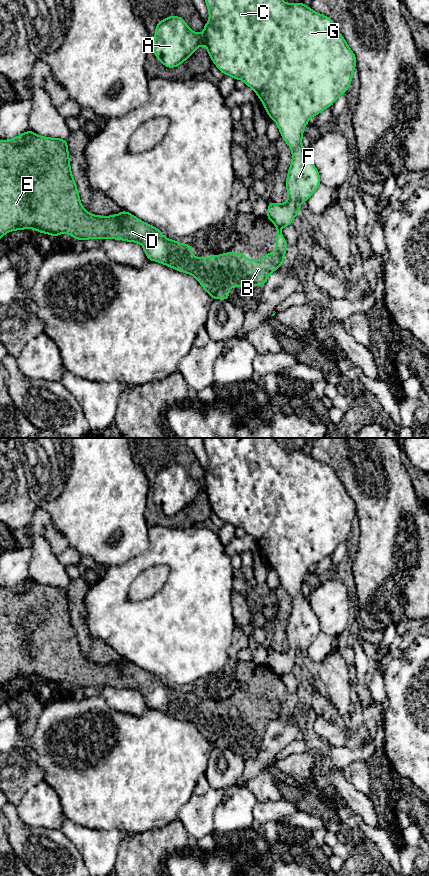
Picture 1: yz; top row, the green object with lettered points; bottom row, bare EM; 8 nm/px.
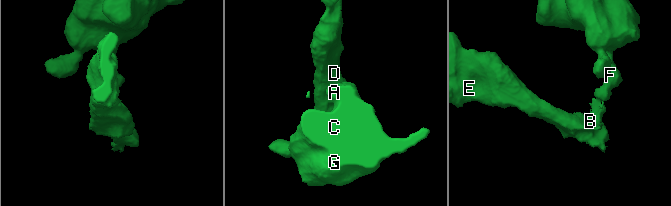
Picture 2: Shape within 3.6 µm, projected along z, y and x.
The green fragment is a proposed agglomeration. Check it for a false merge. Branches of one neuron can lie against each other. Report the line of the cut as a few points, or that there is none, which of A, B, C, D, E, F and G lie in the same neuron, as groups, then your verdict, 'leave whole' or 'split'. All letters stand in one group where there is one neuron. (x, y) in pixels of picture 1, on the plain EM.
yz (277, 674), (280, 676) | A C F G / B D E | split

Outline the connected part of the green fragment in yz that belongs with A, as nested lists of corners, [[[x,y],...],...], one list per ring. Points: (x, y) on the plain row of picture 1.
[[[203,438],[203,443],[209,459],[204,481],[200,483],[192,479],[179,464],[159,468],[154,482],[154,503],[165,515],[175,516],[203,492],[224,523],[243,528],[257,541],[269,566],[277,571],[281,585],[292,599],[292,610],[285,629],[288,649],[282,652],[271,649],[266,665],[277,675],[290,674],[294,665],[301,661],[300,652],[308,649],[321,632],[320,622],[301,591],[304,576],[312,564],[331,555],[349,537],[356,517],[356,504],[328,464],[315,461],[303,450],[287,452],[274,438]]]

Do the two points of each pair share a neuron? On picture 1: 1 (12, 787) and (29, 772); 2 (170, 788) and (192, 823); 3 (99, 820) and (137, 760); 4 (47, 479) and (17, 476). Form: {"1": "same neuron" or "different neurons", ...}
{"1": "same neuron", "2": "different neurons", "3": "same neuron", "4": "different neurons"}

